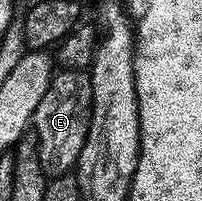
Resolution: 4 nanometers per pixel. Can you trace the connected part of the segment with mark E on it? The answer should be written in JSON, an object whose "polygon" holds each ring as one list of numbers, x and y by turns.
{"polygon":[[61,69,53,73,50,88,46,88,46,96,42,96,42,104,32,117,32,126,36,136,36,151,45,174,55,176,69,173,75,167,78,156,82,152,82,144,86,144,86,132,90,128,92,115,92,76,88,70]]}

